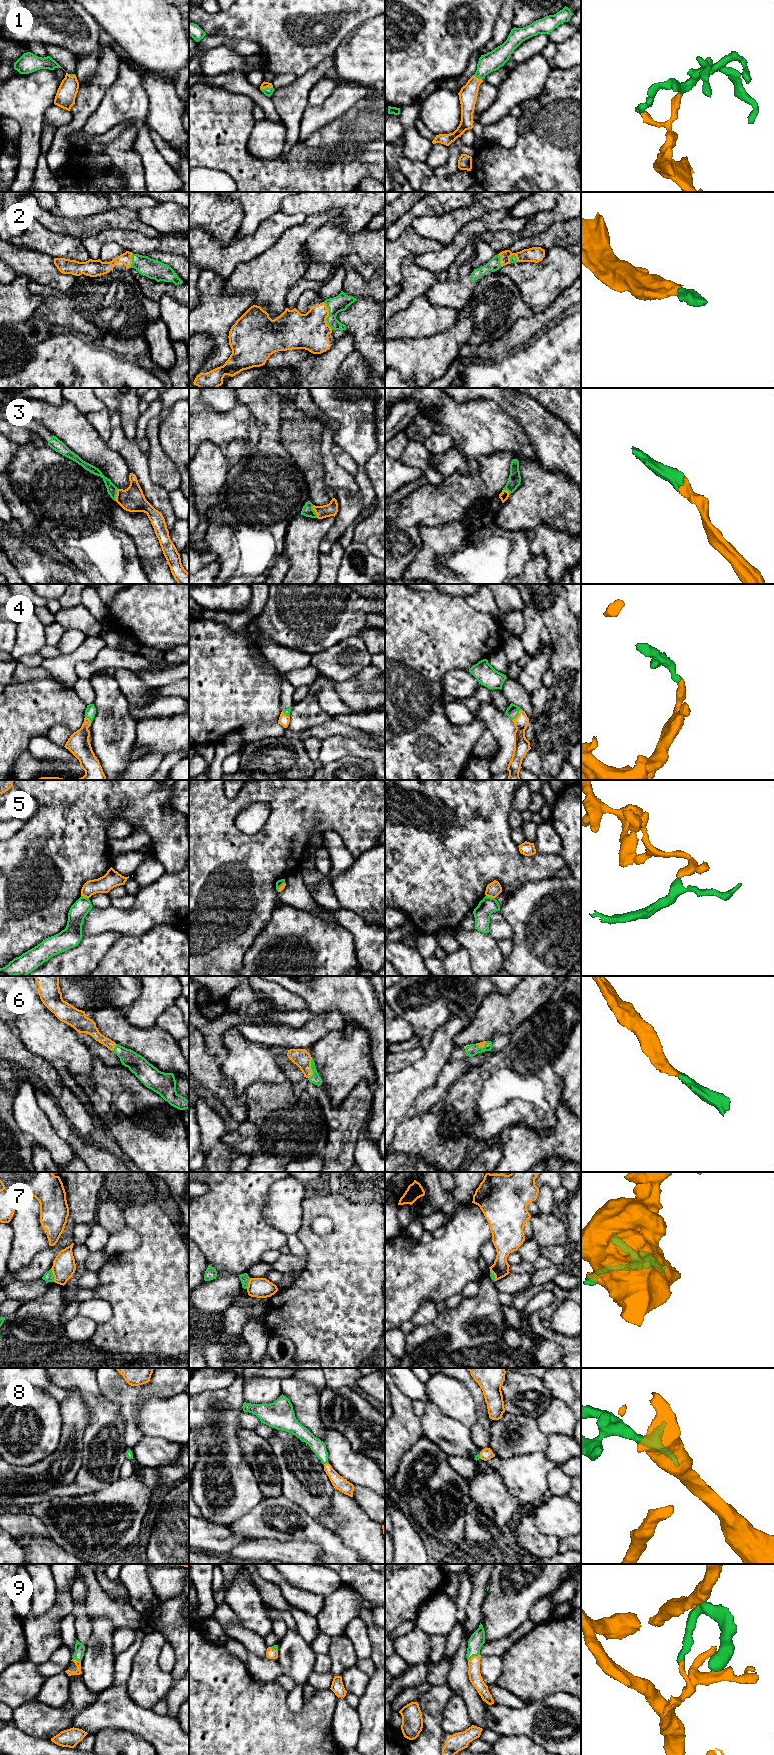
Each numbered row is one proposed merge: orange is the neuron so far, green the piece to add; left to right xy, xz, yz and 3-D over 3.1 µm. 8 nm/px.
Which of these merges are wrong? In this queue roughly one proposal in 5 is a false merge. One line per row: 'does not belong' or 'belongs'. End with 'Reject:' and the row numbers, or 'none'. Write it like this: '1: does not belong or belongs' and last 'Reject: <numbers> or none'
1: belongs
2: belongs
3: belongs
4: belongs
5: does not belong
6: belongs
7: does not belong
8: belongs
9: belongs
Reject: 5, 7

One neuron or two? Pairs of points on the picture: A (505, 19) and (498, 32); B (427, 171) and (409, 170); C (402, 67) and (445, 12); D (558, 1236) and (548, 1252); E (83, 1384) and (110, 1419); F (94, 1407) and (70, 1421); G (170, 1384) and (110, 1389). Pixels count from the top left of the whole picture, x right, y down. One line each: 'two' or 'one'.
A: one
B: one
C: one
D: two
E: one
F: two
G: one

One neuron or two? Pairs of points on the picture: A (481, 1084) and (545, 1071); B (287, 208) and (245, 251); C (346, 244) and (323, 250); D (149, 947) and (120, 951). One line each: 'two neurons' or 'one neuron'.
A: one neuron
B: two neurons
C: one neuron
D: one neuron

